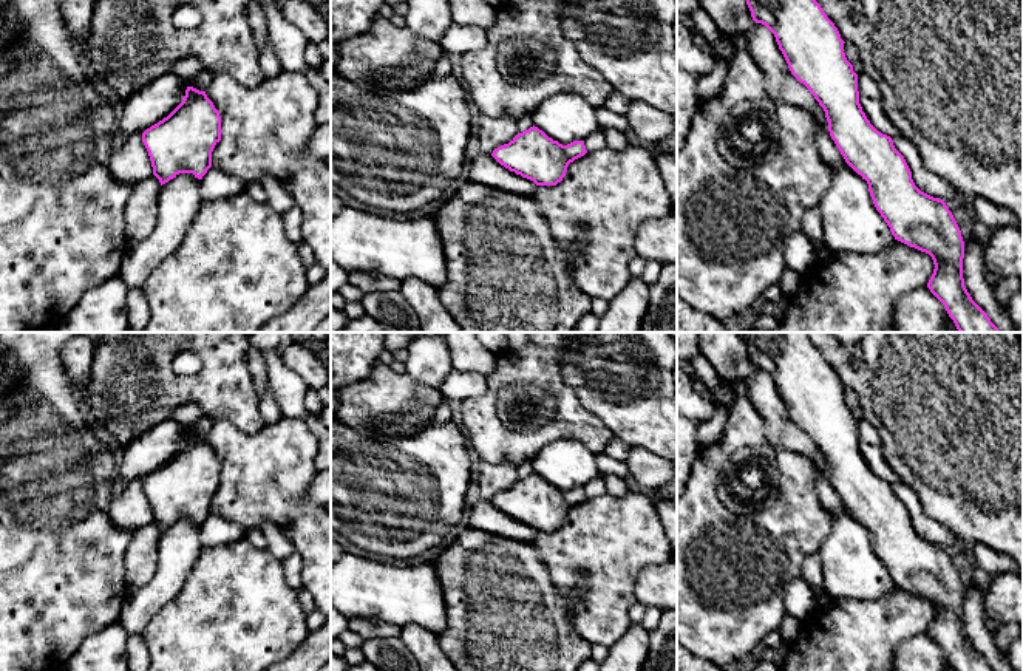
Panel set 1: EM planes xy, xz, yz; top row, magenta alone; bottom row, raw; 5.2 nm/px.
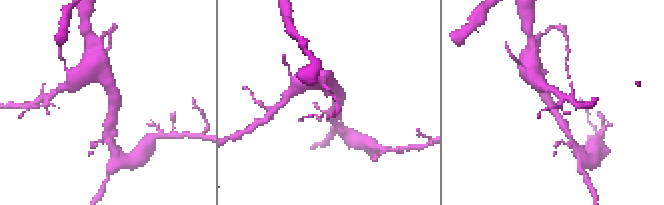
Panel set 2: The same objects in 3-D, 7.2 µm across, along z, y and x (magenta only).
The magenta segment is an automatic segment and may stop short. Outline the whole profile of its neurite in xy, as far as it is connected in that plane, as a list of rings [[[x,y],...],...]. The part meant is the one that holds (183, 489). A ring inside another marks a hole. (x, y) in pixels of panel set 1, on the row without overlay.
[[[187,433],[182,448],[142,479],[153,521],[161,532],[179,519],[202,526],[221,487],[221,462],[206,438]]]

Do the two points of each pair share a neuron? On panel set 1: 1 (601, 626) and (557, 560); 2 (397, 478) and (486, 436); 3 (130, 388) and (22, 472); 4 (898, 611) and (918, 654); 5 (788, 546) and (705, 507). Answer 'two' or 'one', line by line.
1: one
2: two
3: two
4: two
5: one

